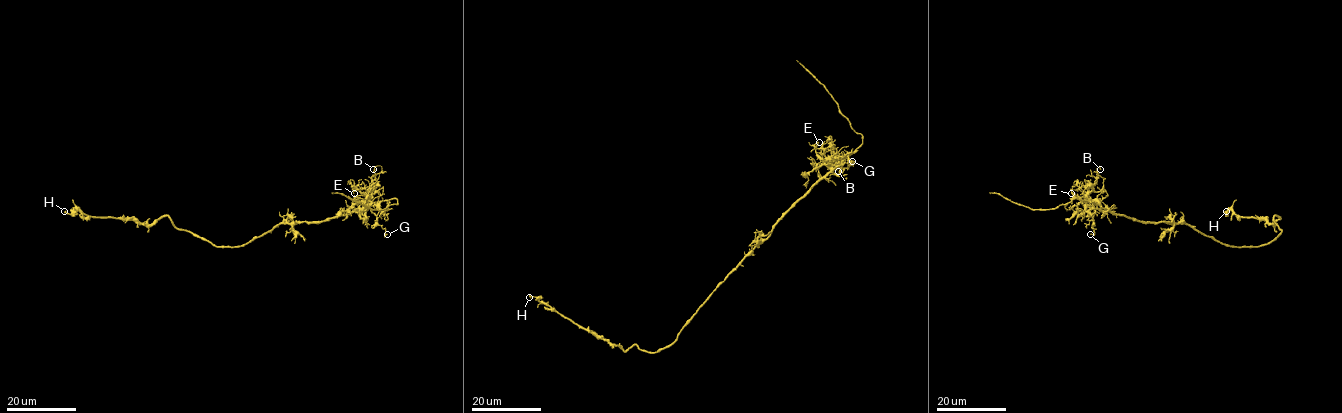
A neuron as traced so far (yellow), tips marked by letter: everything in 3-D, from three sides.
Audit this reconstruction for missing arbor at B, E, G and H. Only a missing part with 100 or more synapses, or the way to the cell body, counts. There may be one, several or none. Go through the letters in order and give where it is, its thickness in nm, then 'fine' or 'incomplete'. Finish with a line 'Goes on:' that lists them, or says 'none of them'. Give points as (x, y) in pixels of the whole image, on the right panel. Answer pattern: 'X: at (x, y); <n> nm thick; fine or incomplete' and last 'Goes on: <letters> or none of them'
B: at (1100, 169); 120 nm thick; fine
E: at (1071, 193); 70 nm thick; fine
G: at (1090, 234); 110 nm thick; fine
H: at (1226, 211); 240 nm thick; fine
Goes on: none of them

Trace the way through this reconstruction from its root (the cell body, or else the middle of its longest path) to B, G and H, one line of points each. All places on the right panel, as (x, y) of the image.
B: (1193, 229), (1186, 224), (1140, 222), (1104, 209), (1087, 197), (1096, 179), (1097, 166), (1100, 169)
G: (1193, 229), (1186, 224), (1137, 221), (1116, 215), (1096, 201), (1092, 225), (1094, 234), (1090, 234)
H: (1193, 229), (1235, 246), (1268, 244), (1281, 231), (1274, 220), (1277, 216), (1280, 218), (1271, 224), (1226, 211)

